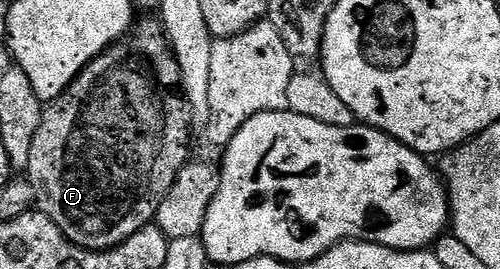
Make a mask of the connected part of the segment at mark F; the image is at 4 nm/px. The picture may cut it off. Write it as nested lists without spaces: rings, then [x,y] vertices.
[[[158,20],[141,21],[133,29],[136,37],[129,35],[122,41],[115,42],[101,56],[94,57],[82,69],[73,84],[59,98],[44,108],[41,125],[37,130],[37,135],[33,138],[32,154],[29,156],[29,165],[25,173],[35,192],[35,204],[38,212],[44,213],[49,219],[53,219],[53,223],[57,223],[57,227],[61,227],[64,235],[74,245],[82,249],[116,249],[122,241],[127,241],[133,235],[137,235],[137,231],[141,231],[146,225],[152,224],[155,220],[155,213],[161,207],[165,195],[169,195],[179,173],[189,164],[187,148],[191,145],[193,114],[190,105],[187,104],[186,96],[181,92],[183,80],[181,79],[179,63],[175,58],[175,50],[171,48],[171,42]]]

